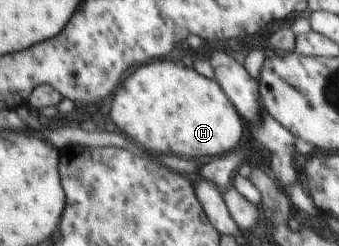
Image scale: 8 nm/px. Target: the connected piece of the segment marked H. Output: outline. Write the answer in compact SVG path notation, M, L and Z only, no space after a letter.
M154 61L136 69L112 94L110 117L120 131L150 151L205 161L235 151L244 125L241 117L213 80L172 61Z

